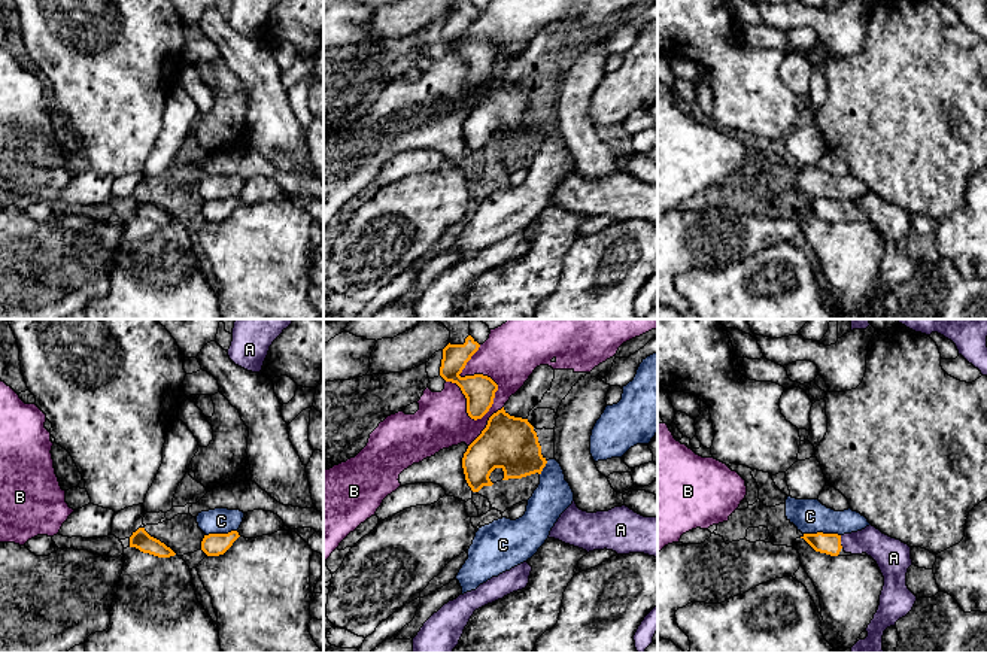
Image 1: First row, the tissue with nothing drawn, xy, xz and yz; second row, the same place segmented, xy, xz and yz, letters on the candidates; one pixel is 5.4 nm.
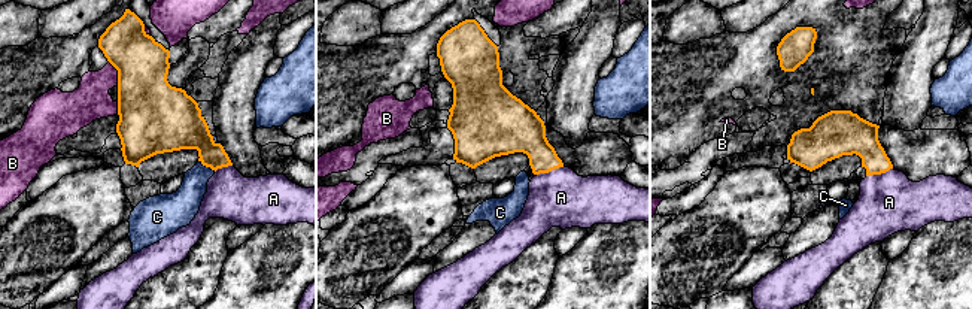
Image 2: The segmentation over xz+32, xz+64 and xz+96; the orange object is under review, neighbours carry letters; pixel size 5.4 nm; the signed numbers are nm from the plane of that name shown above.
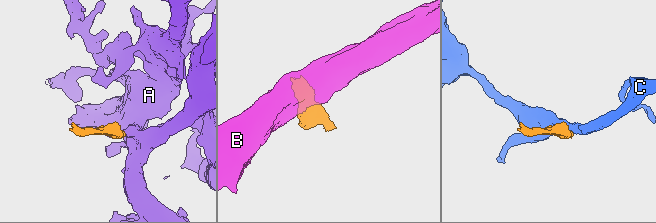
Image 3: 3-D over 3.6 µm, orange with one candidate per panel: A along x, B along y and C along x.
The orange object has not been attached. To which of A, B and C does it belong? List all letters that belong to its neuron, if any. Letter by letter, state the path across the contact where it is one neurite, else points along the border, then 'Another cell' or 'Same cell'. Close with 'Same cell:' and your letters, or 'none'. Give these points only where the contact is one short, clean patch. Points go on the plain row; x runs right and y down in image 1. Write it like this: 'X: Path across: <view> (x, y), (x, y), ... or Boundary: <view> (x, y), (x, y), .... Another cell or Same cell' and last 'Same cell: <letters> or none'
A: Path across: yz (825, 209), (840, 207), (872, 207), (884, 216). Same cell
B: Another cell
C: Boundary: yz (804, 199), (837, 199), (840, 202). Another cell
Same cell: A

